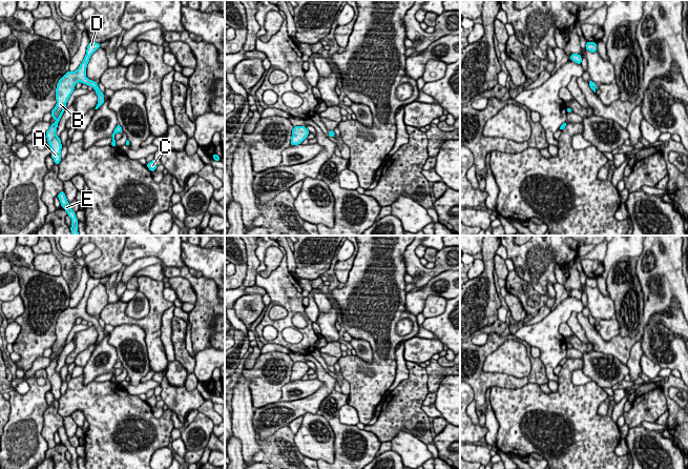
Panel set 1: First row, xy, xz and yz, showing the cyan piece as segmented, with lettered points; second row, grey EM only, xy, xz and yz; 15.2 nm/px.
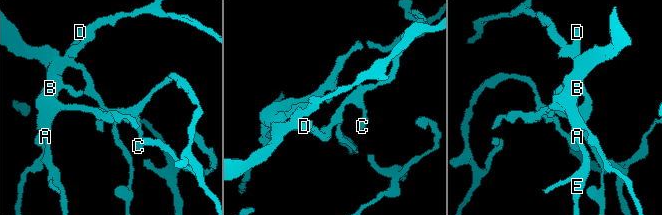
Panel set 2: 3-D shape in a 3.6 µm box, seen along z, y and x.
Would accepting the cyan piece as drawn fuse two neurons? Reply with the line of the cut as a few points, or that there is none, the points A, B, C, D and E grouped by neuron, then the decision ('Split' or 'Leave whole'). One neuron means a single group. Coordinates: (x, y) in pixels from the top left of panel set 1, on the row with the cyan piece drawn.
No split. Groups: A B C D E. Leave whole

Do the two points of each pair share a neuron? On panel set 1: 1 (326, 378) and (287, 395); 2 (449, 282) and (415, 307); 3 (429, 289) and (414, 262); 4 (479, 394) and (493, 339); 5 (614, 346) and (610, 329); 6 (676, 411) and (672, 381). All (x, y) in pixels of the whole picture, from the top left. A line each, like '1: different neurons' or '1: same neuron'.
1: different neurons
2: same neuron
3: different neurons
4: same neuron
5: different neurons
6: same neuron

